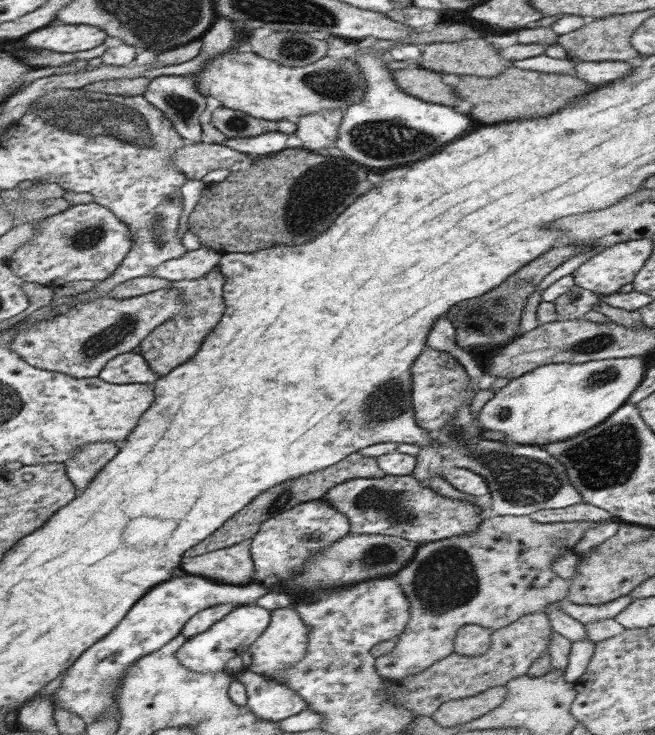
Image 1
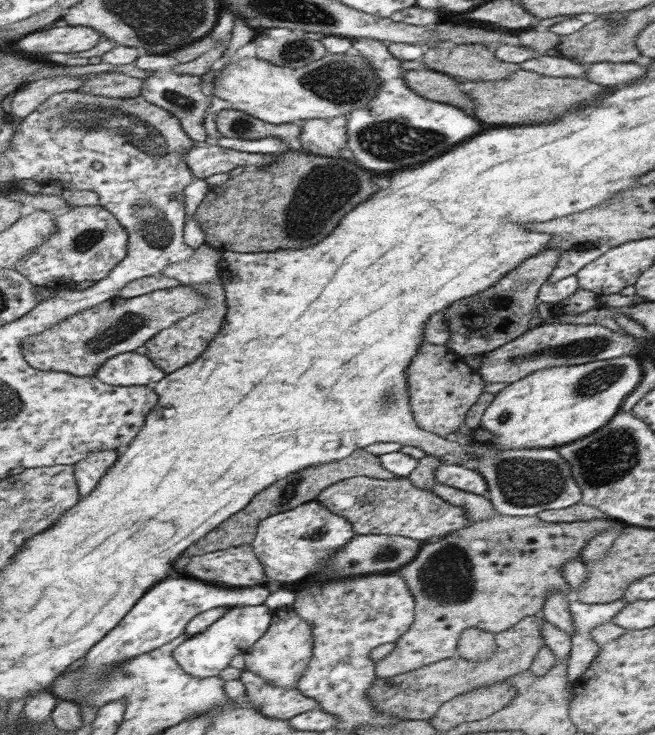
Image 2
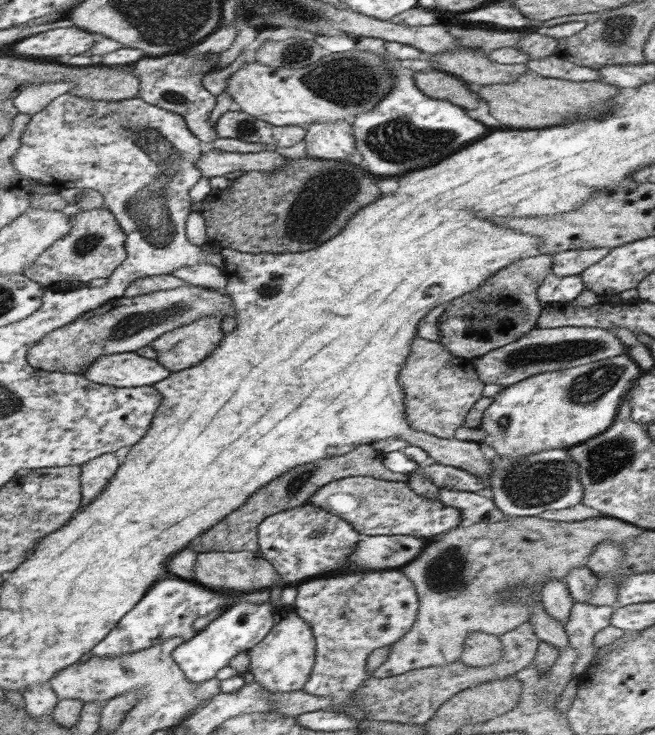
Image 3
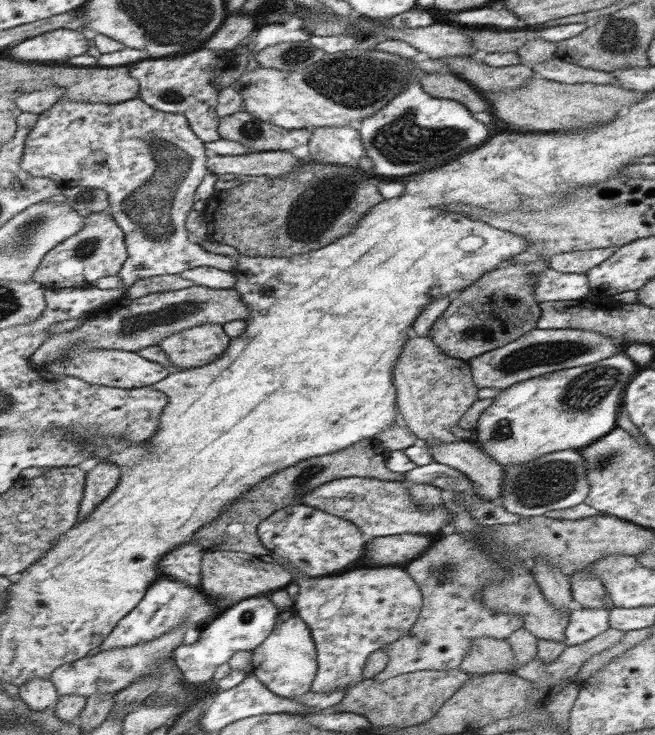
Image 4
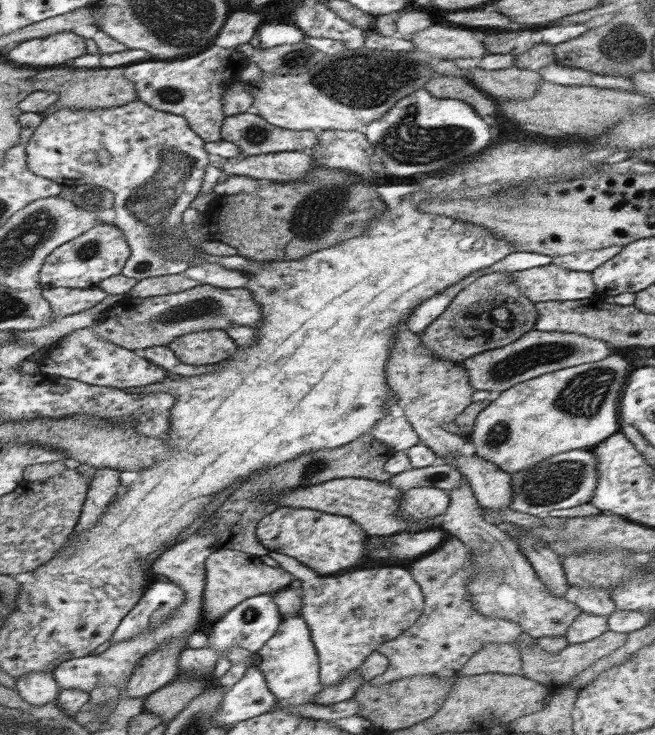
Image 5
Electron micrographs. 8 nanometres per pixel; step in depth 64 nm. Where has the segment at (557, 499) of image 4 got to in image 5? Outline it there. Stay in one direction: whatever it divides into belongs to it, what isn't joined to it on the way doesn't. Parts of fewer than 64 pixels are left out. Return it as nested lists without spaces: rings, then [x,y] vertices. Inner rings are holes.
[[[575,449],[574,451],[551,456],[528,470],[512,473],[513,502],[510,509],[514,512],[534,517],[547,518],[552,510],[564,510],[579,507],[590,502],[599,486],[597,466],[599,460],[590,450]]]

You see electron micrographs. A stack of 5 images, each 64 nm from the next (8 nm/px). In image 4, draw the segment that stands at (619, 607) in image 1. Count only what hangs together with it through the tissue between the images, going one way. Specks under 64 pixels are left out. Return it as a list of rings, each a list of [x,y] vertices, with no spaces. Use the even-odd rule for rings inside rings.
[[[572,607],[569,623],[565,630],[565,643],[569,648],[582,646],[591,638],[609,628],[610,609]]]

